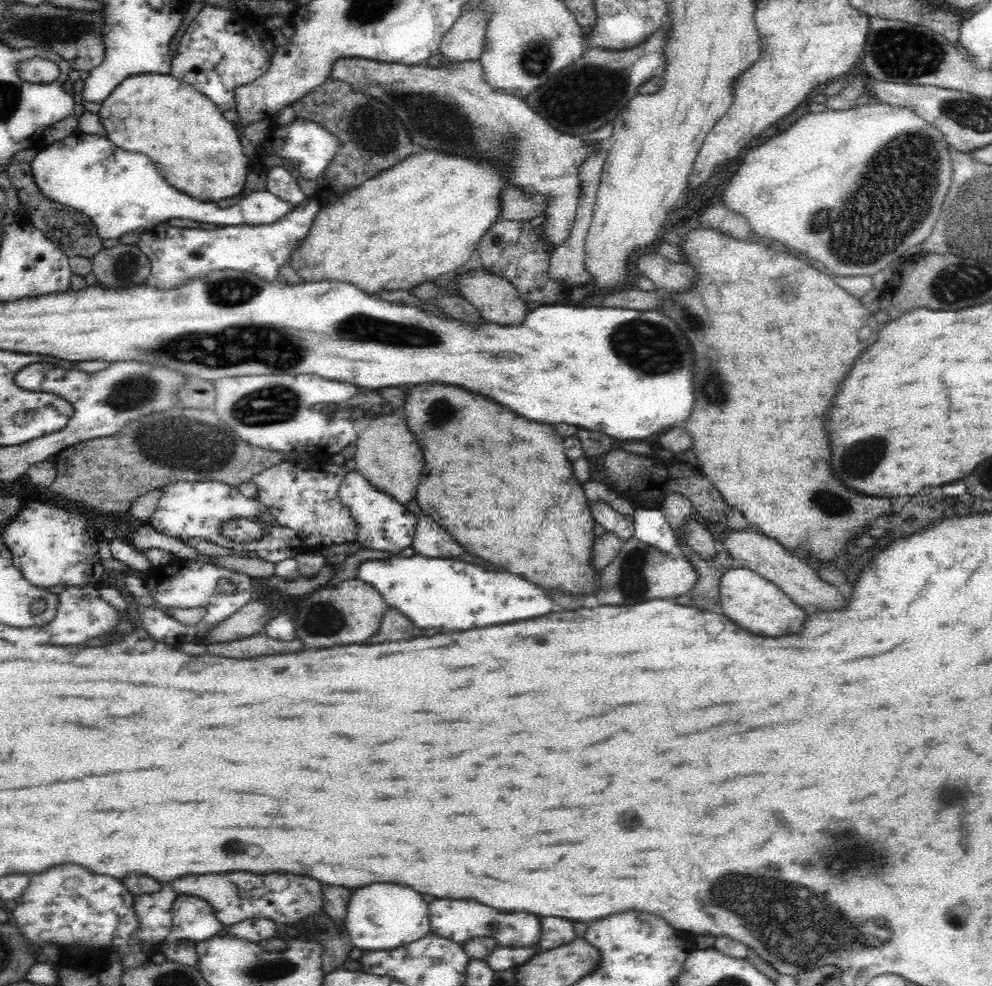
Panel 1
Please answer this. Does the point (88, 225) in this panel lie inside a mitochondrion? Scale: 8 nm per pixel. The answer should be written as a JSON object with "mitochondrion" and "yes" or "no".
{"mitochondrion":"no"}

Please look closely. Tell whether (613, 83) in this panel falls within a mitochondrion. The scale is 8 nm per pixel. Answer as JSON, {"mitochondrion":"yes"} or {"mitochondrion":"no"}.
{"mitochondrion":"yes"}

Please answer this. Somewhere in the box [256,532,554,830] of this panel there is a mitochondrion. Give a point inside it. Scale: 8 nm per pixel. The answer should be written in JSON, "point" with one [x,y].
{"point":[325,619]}

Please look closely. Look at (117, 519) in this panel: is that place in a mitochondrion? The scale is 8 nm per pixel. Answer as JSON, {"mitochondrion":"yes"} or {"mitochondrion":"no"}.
{"mitochondrion":"no"}

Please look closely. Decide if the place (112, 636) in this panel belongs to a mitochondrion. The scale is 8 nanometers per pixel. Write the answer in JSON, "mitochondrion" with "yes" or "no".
{"mitochondrion":"no"}

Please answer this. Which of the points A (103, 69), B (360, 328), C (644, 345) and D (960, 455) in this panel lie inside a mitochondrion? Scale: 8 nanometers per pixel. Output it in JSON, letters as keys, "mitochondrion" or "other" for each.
{"A":"other","B":"mitochondrion","C":"mitochondrion","D":"other"}

